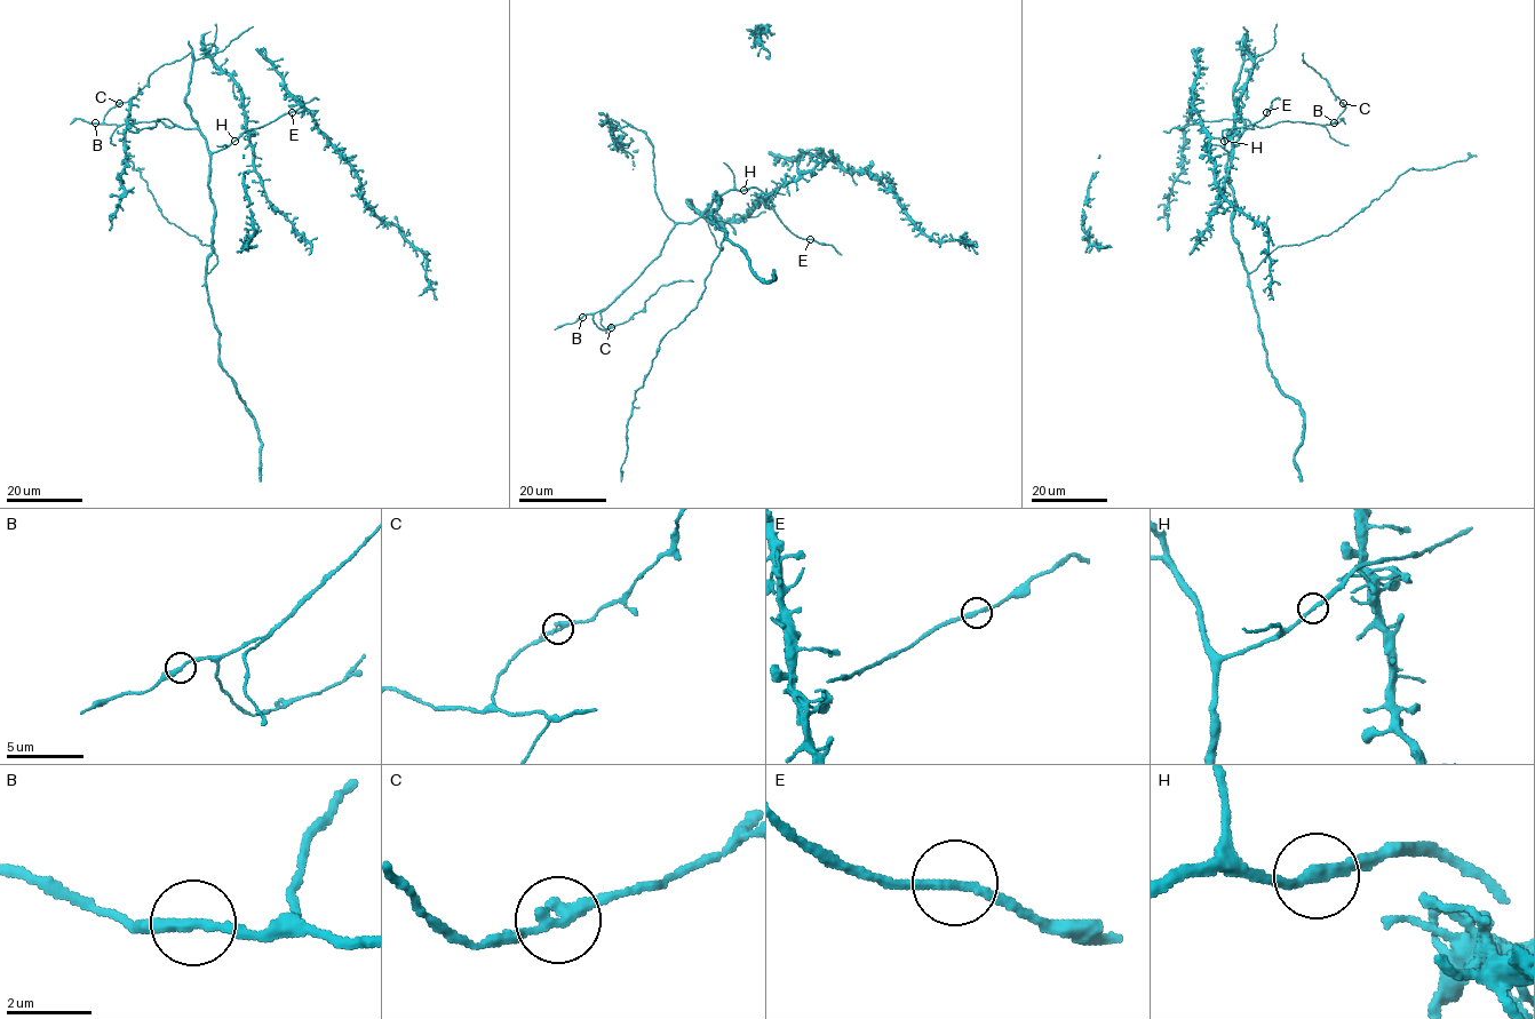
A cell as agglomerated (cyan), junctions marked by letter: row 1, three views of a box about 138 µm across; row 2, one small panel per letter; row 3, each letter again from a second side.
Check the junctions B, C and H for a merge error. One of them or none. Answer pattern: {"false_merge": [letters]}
{"false_merge": []}

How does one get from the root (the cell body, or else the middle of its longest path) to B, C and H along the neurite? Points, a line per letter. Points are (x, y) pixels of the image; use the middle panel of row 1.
B: (688, 200), (701, 215), (691, 222), (678, 222), (660, 254), (630, 285), (605, 308), (582, 317)
C: (688, 200), (701, 215), (691, 222), (678, 222), (660, 254), (594, 315), (598, 327), (611, 327)
H: (688, 200), (701, 213), (717, 196), (744, 190)

